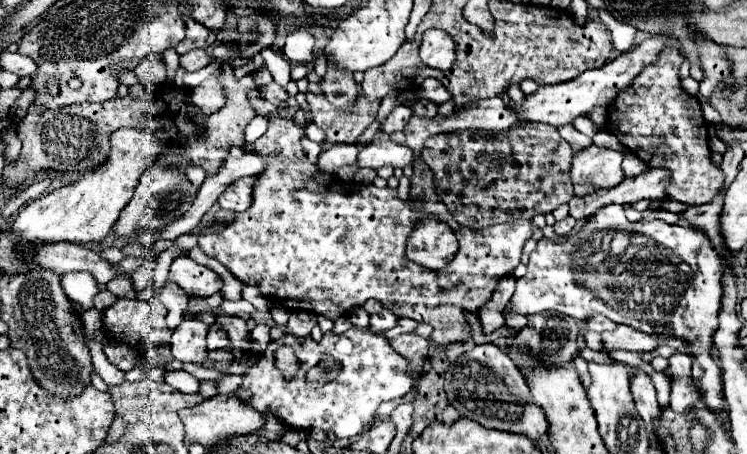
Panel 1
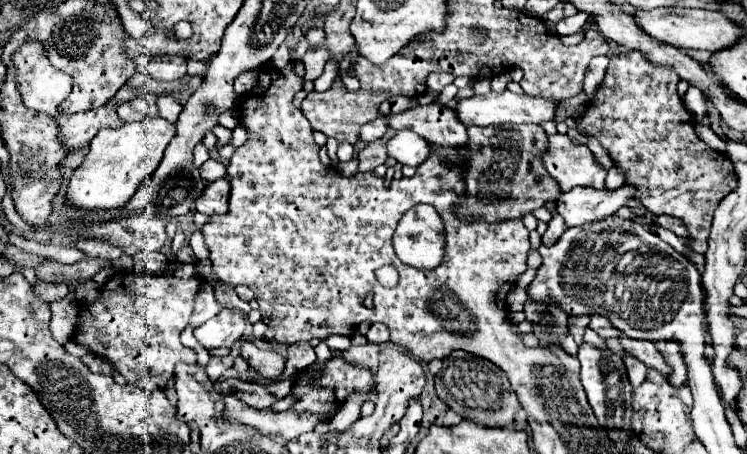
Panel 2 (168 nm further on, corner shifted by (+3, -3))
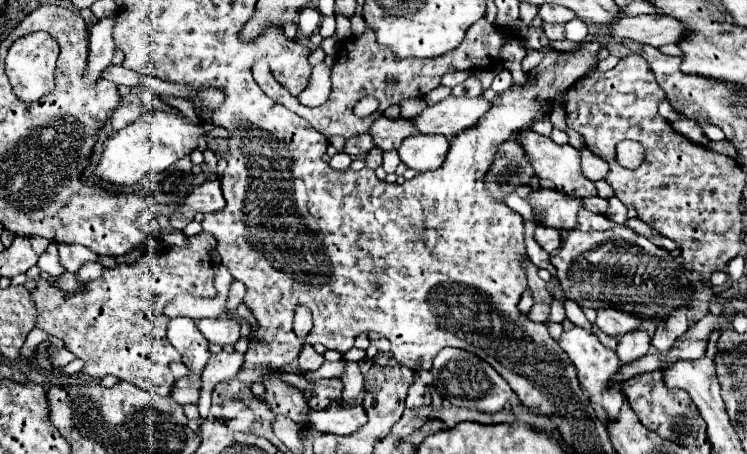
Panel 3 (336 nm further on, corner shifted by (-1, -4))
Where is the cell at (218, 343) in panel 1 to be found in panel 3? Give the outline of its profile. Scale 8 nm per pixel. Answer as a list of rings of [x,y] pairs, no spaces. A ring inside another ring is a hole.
[[[222,315],[216,319],[200,319],[196,321],[196,327],[200,327],[202,335],[210,343],[234,345],[240,339],[240,323],[230,319],[228,315]]]

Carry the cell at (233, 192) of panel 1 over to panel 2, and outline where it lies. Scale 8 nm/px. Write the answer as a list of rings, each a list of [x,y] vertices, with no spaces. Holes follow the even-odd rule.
[[[218,178],[216,182],[208,184],[204,194],[196,200],[196,210],[214,216],[214,214],[226,214],[228,212],[228,178]]]

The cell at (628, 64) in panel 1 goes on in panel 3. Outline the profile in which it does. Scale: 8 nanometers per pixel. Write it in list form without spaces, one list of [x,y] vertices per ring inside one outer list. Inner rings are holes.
[[[448,95],[444,101],[426,107],[422,113],[412,117],[418,133],[440,133],[452,139],[456,133],[472,127],[486,111],[490,103],[484,97],[454,97]]]

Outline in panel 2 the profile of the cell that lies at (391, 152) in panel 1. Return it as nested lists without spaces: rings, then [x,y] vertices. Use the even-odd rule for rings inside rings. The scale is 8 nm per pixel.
[[[408,130],[398,132],[388,142],[388,156],[396,158],[400,164],[418,166],[420,162],[424,162],[428,158],[428,154],[430,154],[428,142],[424,142],[424,138],[420,138],[418,134],[412,134]]]

